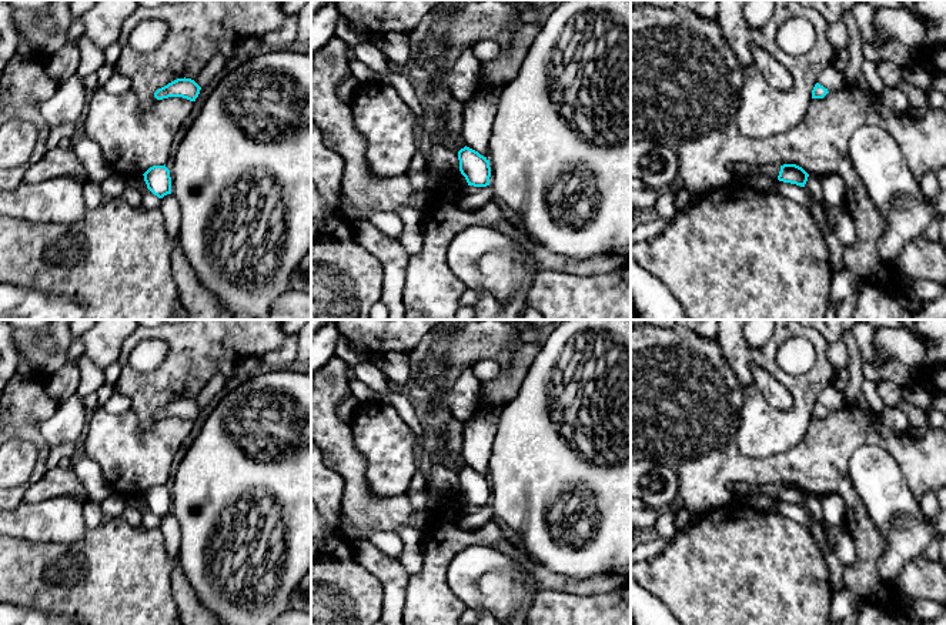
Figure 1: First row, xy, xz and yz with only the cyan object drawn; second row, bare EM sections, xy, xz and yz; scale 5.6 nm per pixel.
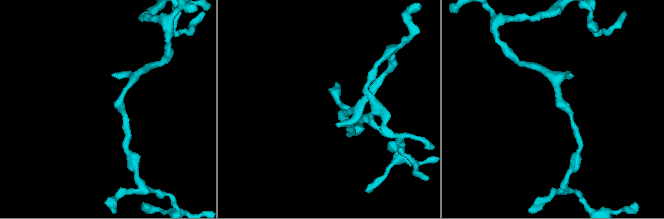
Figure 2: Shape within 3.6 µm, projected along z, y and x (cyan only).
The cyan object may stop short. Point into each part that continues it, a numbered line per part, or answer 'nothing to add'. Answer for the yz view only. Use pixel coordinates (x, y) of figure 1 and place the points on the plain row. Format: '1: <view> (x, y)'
nothing to add

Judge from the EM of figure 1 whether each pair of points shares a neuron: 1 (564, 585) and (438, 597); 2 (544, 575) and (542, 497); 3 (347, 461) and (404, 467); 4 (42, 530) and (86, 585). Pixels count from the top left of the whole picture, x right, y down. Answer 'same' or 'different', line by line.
1: same
2: different
3: different
4: different

